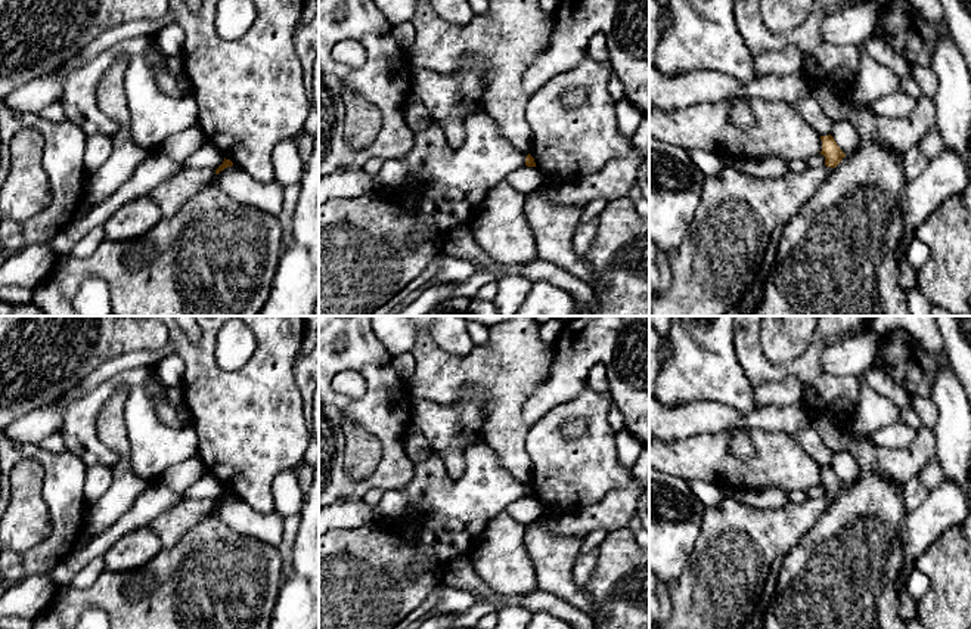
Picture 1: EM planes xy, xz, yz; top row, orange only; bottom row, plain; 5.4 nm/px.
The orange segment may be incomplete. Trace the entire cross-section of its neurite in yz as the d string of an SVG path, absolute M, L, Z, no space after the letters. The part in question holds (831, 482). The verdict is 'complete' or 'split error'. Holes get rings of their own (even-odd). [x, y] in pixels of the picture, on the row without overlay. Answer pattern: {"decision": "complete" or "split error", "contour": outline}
{"decision": "complete", "contour": "M831 465L820 467L820 471L822 471L820 486L825 487L825 496L835 499L846 487L846 484L840 480L840 477L837 475Z"}

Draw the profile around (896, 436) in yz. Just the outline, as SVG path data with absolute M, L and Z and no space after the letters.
M899 421L878 430L869 439L880 447L906 449L916 439L916 433L918 430Z

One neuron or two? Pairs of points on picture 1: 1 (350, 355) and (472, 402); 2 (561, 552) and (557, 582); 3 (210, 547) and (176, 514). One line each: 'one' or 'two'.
1: two
2: one
3: two

